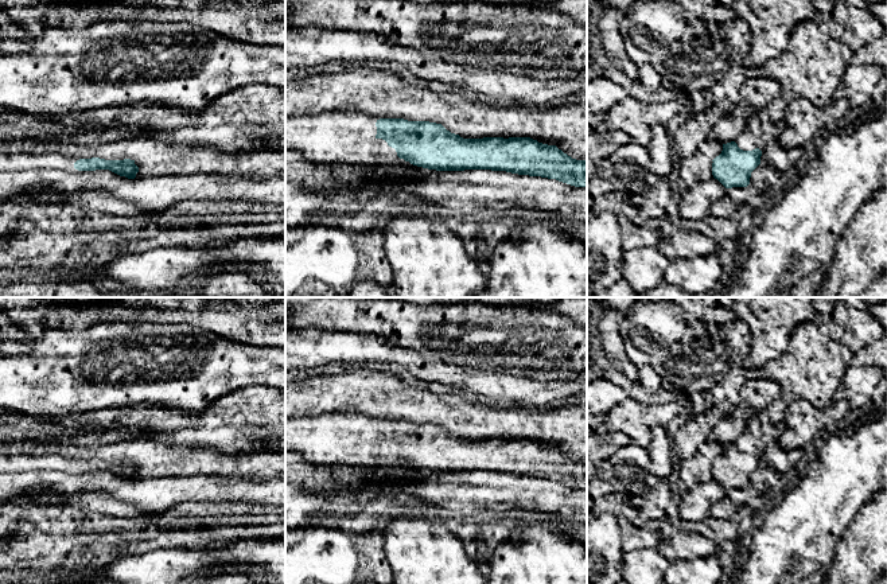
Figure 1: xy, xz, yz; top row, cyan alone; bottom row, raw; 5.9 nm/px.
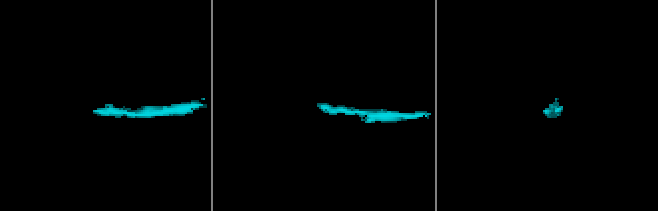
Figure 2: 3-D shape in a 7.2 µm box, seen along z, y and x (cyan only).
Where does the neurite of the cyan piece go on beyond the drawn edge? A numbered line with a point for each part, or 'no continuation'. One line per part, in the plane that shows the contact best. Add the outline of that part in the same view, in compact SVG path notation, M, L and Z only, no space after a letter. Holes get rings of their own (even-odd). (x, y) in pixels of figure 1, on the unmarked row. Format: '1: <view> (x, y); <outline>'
1: xz (349, 440); M345 413L285 418L285 453L295 451L314 464L326 466L398 464L396 451L376 439L378 421Z

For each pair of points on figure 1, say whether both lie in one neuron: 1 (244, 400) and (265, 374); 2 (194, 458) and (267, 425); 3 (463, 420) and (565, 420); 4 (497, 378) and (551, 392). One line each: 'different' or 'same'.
1: different
2: different
3: same
4: same

